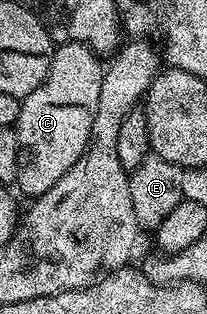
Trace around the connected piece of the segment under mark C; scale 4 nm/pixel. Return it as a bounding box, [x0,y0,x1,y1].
[18,41,104,199]

